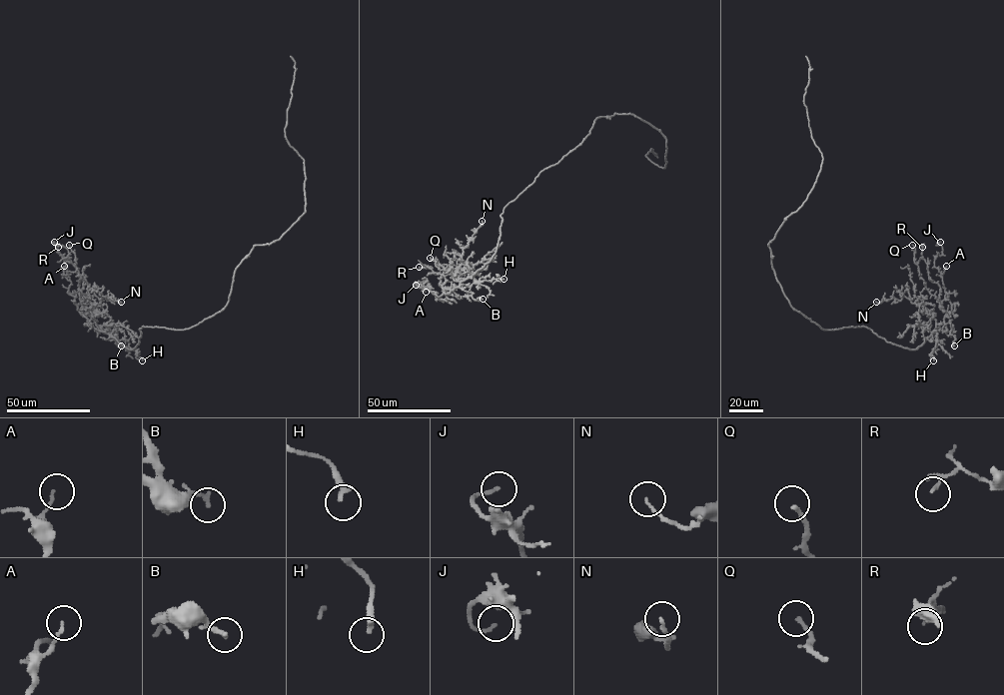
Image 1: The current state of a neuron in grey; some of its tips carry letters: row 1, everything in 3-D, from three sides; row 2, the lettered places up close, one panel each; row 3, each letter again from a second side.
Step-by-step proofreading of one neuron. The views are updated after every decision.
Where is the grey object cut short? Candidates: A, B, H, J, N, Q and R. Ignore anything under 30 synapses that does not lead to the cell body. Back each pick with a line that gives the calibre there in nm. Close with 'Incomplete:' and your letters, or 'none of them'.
Incomplete: none of them

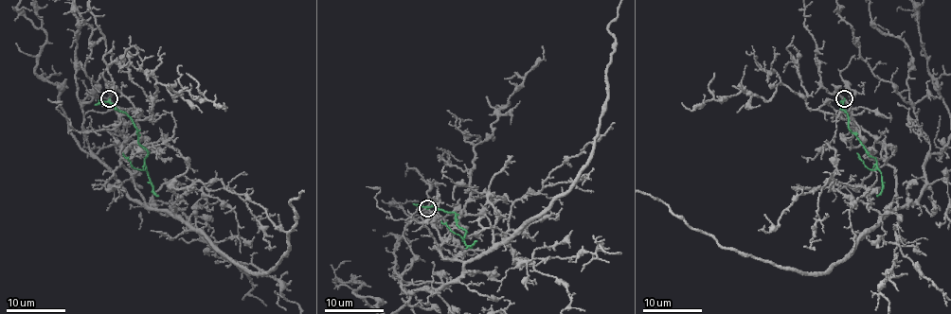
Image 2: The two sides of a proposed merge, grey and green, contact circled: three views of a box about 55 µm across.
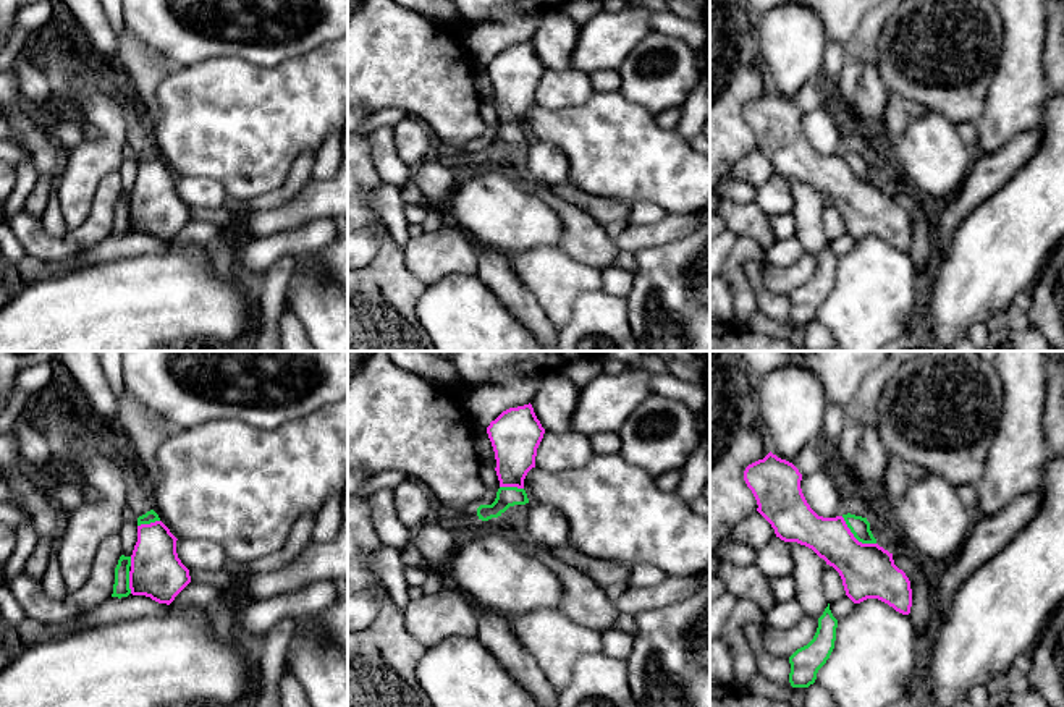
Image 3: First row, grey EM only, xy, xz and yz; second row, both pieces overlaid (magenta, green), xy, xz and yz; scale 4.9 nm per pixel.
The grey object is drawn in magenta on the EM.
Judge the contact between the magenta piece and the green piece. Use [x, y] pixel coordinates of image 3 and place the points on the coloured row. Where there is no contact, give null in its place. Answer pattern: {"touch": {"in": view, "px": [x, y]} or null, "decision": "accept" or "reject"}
{"touch": {"in": "yz", "px": [854, 537]}, "decision": "reject"}

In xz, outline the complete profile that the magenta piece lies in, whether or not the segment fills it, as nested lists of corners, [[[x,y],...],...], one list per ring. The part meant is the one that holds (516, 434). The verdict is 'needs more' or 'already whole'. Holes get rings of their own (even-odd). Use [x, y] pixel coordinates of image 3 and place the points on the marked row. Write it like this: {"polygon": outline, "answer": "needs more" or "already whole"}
{"polygon": [[[532,404],[503,411],[487,427],[492,442],[500,487],[524,489],[527,472],[535,468],[537,448],[545,429]]], "answer": "already whole"}

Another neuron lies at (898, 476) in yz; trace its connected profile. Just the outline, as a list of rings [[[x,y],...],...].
[[[889,455],[883,479],[883,492],[893,502],[899,500],[910,482],[918,476],[918,469],[899,456]]]

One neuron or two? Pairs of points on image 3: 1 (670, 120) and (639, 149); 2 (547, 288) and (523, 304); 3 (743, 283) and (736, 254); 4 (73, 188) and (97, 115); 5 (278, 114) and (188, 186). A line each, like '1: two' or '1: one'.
1: two
2: two
3: one
4: one
5: two

